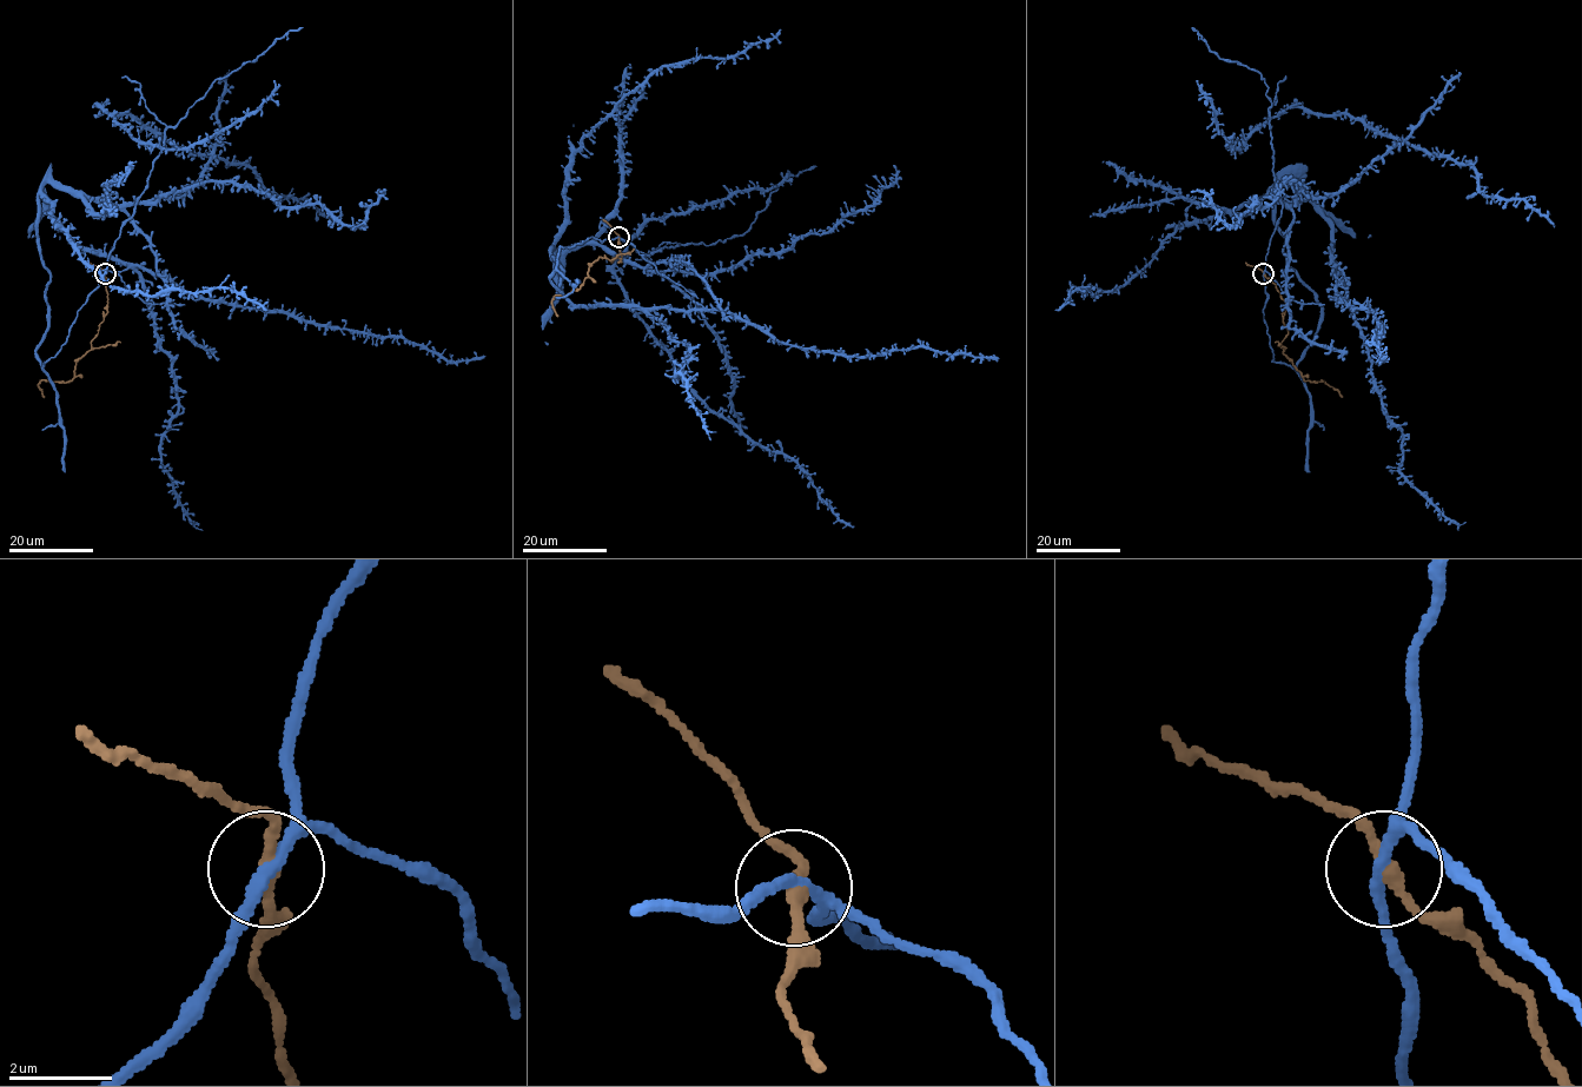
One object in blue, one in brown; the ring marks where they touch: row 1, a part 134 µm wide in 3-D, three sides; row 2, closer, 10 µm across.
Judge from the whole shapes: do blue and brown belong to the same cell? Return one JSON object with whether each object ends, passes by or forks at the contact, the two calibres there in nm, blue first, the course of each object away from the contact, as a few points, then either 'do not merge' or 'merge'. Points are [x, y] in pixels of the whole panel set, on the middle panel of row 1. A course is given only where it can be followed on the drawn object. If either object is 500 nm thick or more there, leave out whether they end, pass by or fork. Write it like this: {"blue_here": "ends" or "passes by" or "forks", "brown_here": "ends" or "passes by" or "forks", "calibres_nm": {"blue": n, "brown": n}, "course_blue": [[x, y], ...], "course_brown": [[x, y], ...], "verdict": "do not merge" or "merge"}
{"blue_here": "passes by", "brown_here": "passes by", "calibres_nm": {"blue": 240, "brown": 240}, "course_blue": [[619, 238], [558, 250], [549, 280], [561, 295], [551, 250], [574, 304], [730, 312], [842, 355], [999, 358]], "course_brown": [[619, 238], [621, 260], [600, 257], [580, 289], [551, 300], [558, 316]], "verdict": "do not merge"}

